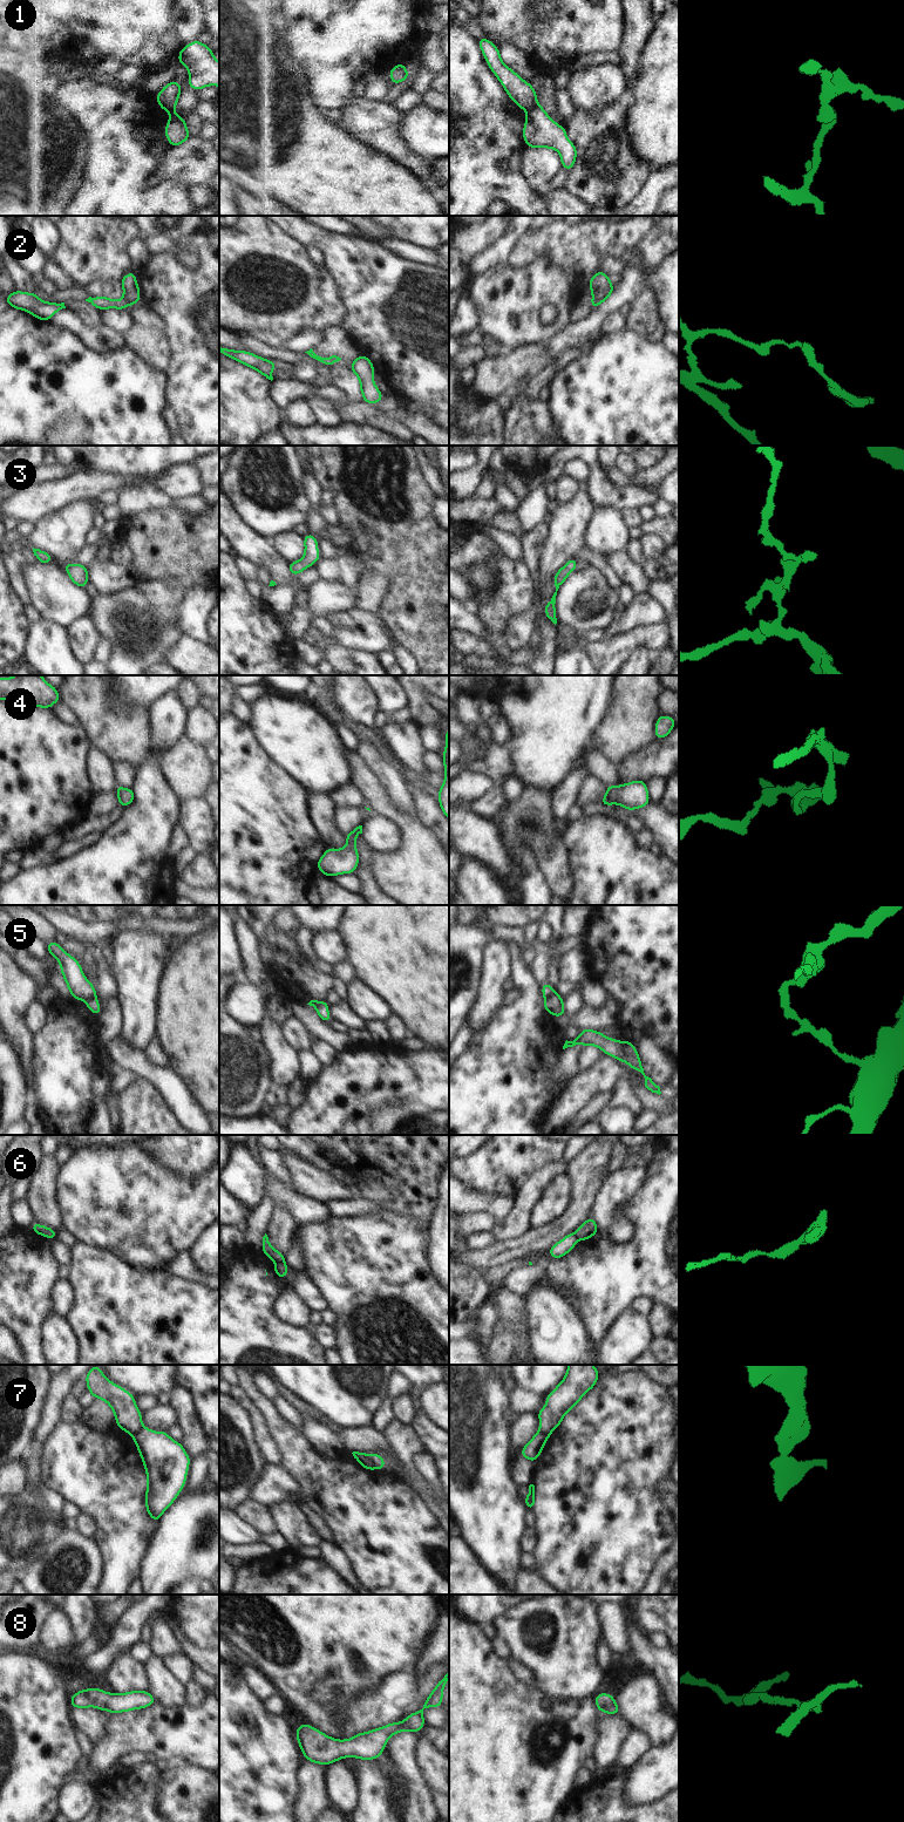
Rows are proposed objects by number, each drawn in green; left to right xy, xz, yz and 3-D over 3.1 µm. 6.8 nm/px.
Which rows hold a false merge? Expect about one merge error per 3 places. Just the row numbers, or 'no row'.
1, 2, 5, 6, 7

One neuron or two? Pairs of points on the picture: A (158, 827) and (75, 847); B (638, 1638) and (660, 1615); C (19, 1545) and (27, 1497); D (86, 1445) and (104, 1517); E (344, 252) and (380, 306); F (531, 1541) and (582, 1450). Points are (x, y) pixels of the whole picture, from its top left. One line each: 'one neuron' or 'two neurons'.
A: two neurons
B: two neurons
C: one neuron
D: one neuron
E: one neuron
F: two neurons

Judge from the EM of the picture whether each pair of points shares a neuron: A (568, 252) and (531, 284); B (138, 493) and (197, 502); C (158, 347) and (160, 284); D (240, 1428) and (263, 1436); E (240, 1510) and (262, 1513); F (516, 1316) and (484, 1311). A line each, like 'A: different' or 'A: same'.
A: different
B: same
C: different
D: different
E: same
F: different

